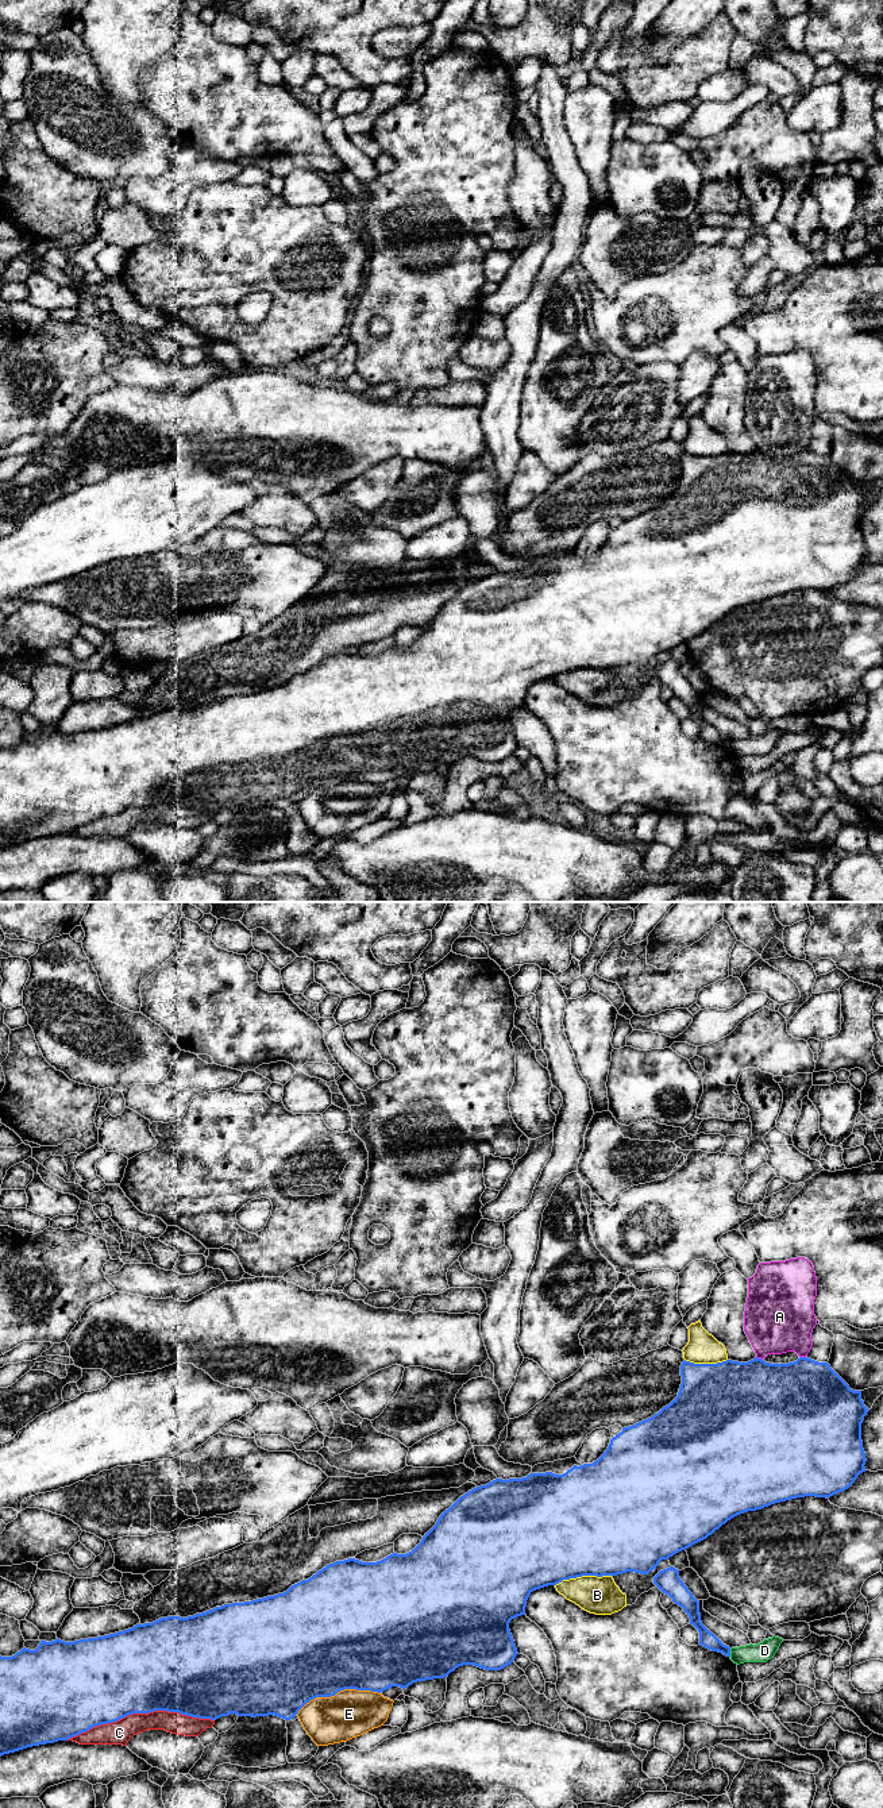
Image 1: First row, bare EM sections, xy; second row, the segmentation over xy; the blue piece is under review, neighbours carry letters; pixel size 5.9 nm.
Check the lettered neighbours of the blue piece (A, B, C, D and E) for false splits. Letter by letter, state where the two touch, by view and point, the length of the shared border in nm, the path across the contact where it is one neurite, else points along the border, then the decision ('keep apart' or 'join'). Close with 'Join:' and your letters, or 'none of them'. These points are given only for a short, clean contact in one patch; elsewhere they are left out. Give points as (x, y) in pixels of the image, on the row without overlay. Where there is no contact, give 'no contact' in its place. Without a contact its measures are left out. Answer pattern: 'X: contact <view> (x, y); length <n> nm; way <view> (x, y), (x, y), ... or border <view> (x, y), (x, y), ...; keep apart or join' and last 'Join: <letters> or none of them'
A: contact xy (759, 451); length 50 nm; keep apart
B: contact xy (582, 667); length 340 nm; keep apart
C: contact xy (139, 805); length 900 nm; keep apart
D: contact xy (729, 746); length 50 nm; border xy (729, 741), (731, 748); keep apart
E: contact xy (338, 783); length 500 nm; keep apart
Join: none of them

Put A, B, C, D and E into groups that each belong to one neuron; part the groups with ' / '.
A / B / C / D E

